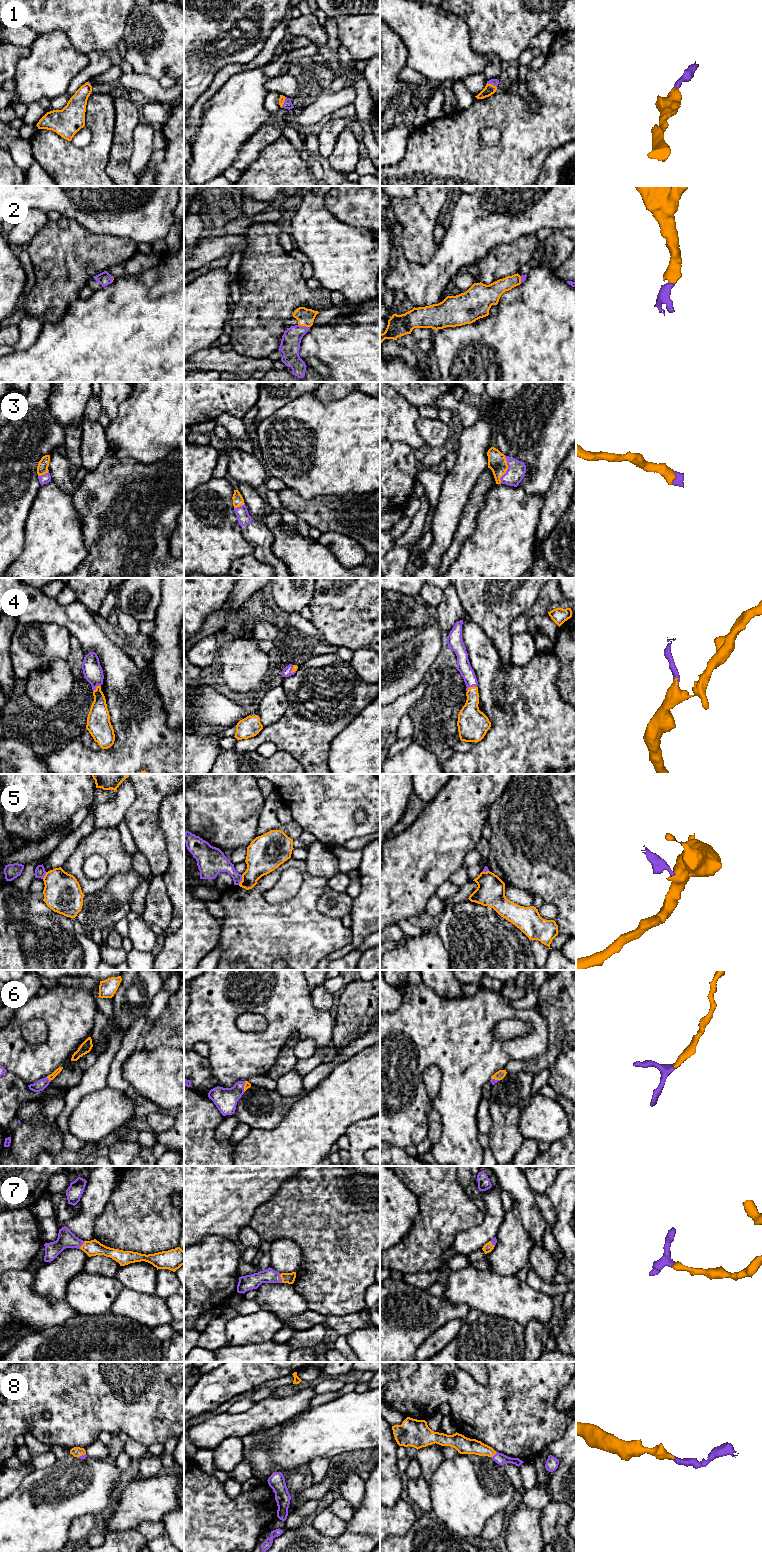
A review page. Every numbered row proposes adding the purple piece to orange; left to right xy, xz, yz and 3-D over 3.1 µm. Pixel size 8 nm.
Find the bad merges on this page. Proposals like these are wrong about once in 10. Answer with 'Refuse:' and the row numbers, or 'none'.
Refuse: 5

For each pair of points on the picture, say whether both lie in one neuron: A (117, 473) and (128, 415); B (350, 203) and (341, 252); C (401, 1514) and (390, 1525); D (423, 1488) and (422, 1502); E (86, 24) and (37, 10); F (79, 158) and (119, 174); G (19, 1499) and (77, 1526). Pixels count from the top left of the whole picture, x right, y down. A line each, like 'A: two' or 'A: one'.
A: two
B: two
C: one
D: one
E: one
F: two
G: two

